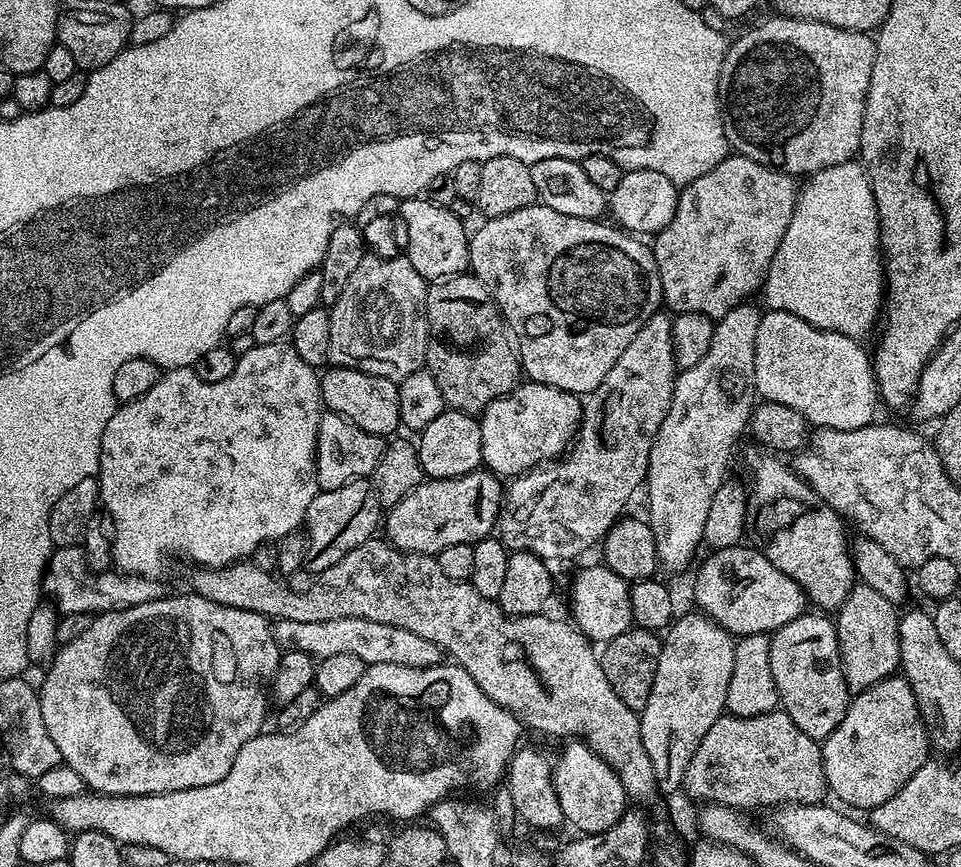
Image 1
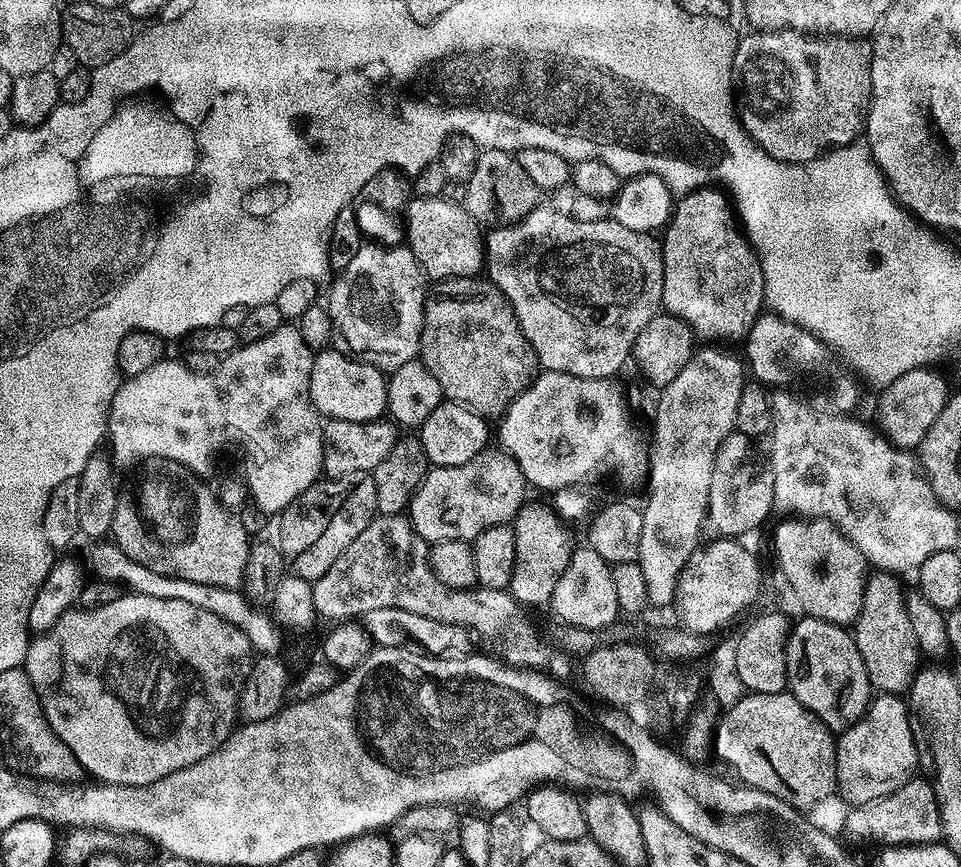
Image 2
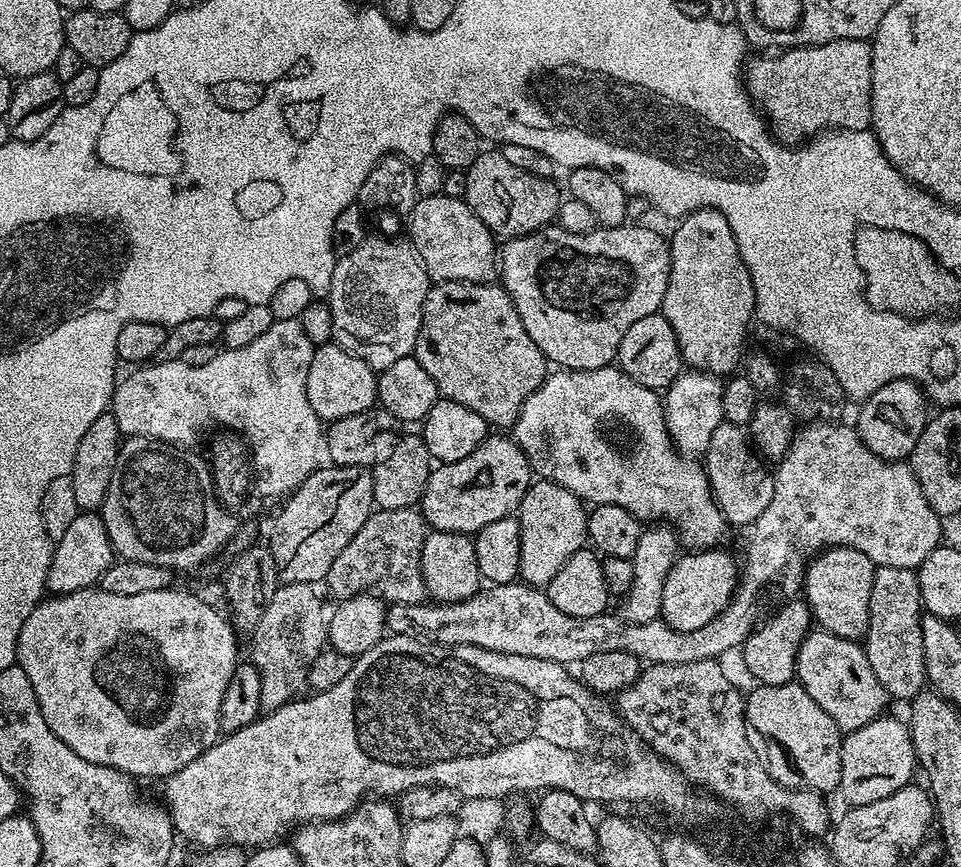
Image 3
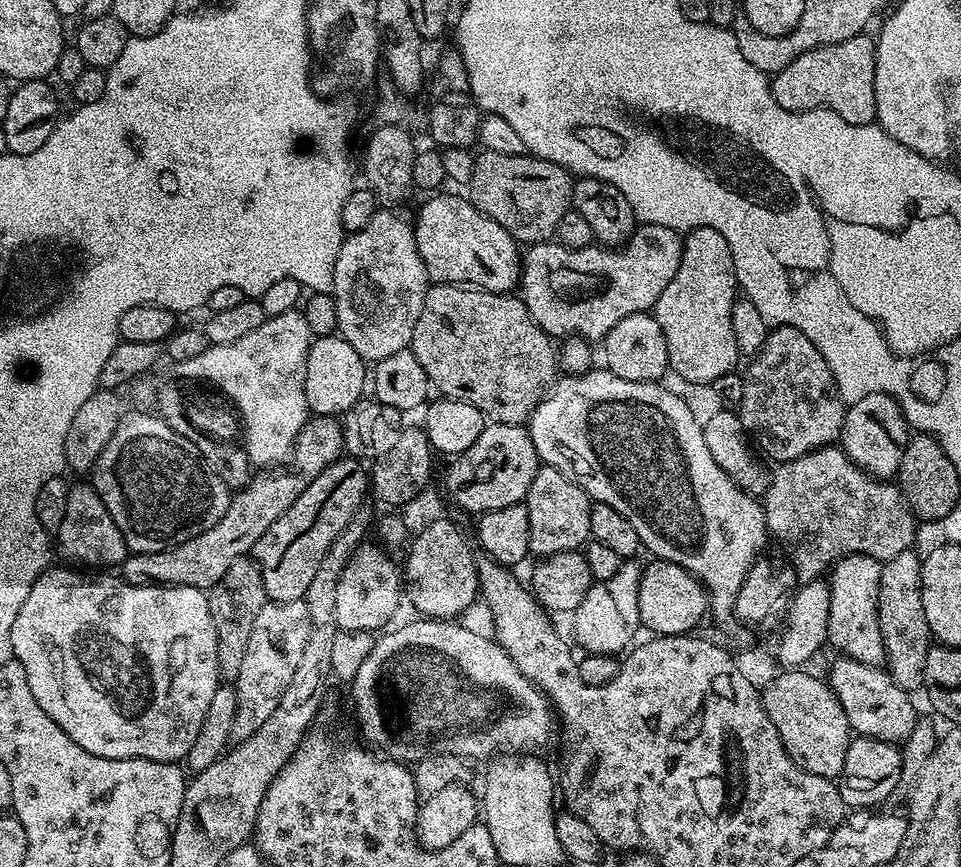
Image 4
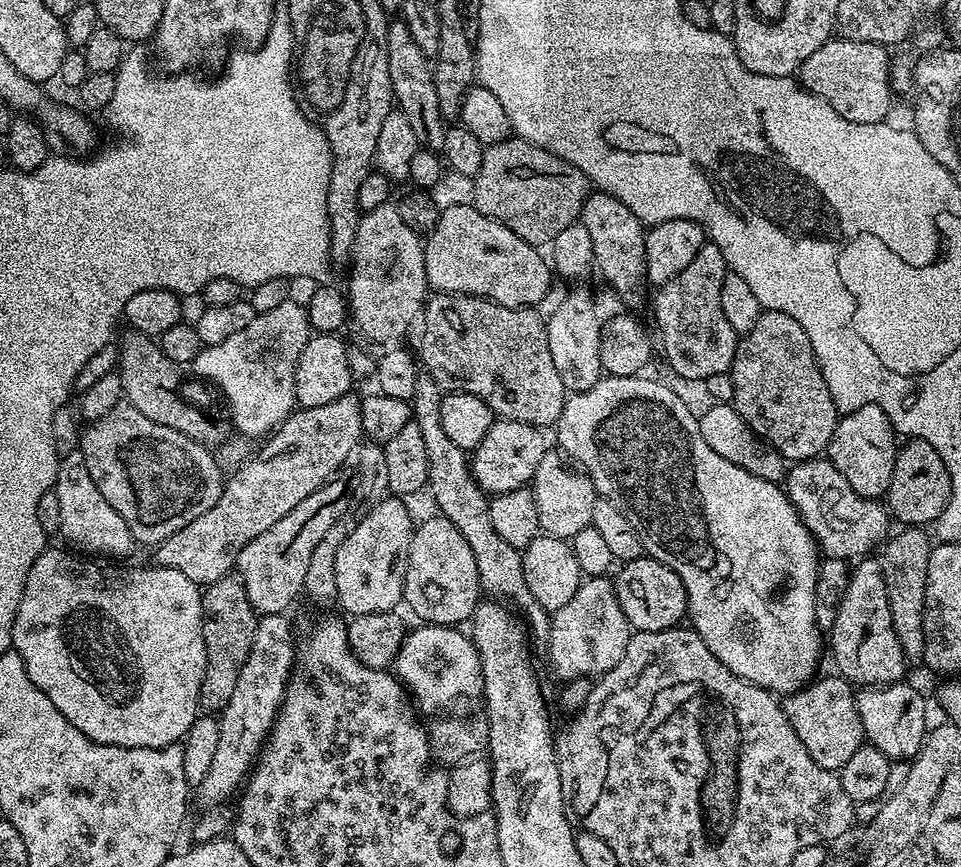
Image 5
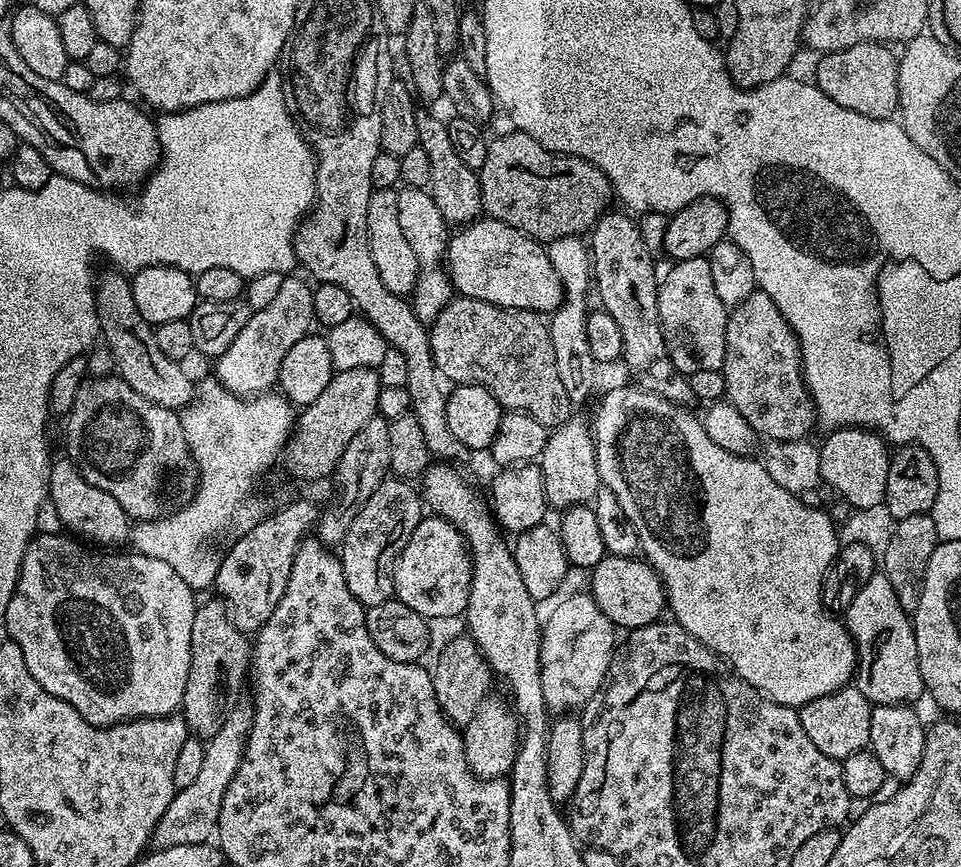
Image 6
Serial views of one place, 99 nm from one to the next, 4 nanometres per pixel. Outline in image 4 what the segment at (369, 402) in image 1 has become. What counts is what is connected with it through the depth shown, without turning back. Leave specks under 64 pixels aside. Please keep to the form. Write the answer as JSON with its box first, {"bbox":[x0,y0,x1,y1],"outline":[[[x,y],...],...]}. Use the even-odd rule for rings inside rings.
{"bbox":[306,334,366,417],"outline":[[[338,334],[317,336],[306,358],[306,402],[309,413],[315,416],[343,417],[366,392],[366,362]],[[365,368],[365,372],[364,372]]]}

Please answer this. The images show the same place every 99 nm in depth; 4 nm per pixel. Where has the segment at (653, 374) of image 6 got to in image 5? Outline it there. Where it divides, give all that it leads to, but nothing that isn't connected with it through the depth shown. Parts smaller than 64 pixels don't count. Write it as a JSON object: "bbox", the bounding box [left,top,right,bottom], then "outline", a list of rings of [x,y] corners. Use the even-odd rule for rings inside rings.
{"bbox":[579,190,646,308],"outline":[[[599,190],[589,191],[580,211],[579,222],[586,226],[593,246],[593,265],[608,279],[608,284],[620,295],[620,300],[636,308],[644,300],[646,289],[646,246],[644,245],[645,225],[618,198]]]}

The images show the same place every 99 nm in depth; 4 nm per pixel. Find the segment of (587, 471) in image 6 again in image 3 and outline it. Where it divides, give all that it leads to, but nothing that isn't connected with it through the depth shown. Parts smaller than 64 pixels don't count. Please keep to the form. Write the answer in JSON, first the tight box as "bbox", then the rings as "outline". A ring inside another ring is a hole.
{"bbox":[518,479,588,589],"outline":[[[537,479],[526,490],[518,509],[522,530],[522,558],[519,579],[534,588],[547,589],[548,583],[566,566],[568,559],[585,547],[588,540],[588,512],[580,497],[553,480]]]}

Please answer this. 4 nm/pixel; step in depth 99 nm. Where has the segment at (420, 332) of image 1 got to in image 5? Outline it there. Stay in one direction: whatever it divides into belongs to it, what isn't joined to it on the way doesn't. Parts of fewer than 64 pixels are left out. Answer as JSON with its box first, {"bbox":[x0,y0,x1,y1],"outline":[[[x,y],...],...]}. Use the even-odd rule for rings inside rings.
{"bbox":[346,203,430,346],"outline":[[[395,203],[383,204],[361,215],[351,260],[346,287],[351,323],[356,323],[361,334],[379,346],[399,341],[396,339],[417,323],[430,292],[421,233],[402,222]]]}

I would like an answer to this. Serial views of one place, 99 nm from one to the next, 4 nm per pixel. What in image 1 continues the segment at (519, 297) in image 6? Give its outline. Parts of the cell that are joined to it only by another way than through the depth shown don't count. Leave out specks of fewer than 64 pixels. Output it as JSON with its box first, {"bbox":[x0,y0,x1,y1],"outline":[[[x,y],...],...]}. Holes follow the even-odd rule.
{"bbox":[398,198,470,282],"outline":[[[404,198],[399,201],[398,216],[400,220],[404,219],[403,235],[408,235],[408,249],[406,249],[408,261],[412,263],[414,270],[418,270],[418,274],[422,274],[424,280],[435,282],[469,271],[470,232],[469,229],[464,229],[465,221],[455,217],[450,208],[431,204],[427,198]]]}

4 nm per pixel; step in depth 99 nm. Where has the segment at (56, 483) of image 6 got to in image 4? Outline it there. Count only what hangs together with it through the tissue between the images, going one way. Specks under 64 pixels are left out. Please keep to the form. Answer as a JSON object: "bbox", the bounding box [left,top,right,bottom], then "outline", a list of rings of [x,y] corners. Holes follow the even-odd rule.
{"bbox":[54,483,129,570],"outline":[[[73,483],[66,498],[66,514],[62,517],[62,526],[54,533],[54,544],[60,547],[67,563],[72,566],[88,566],[84,564],[101,564],[101,569],[112,570],[120,566],[129,556],[128,547],[122,538],[122,530],[110,518],[110,510],[98,498],[96,489],[91,483]]]}

